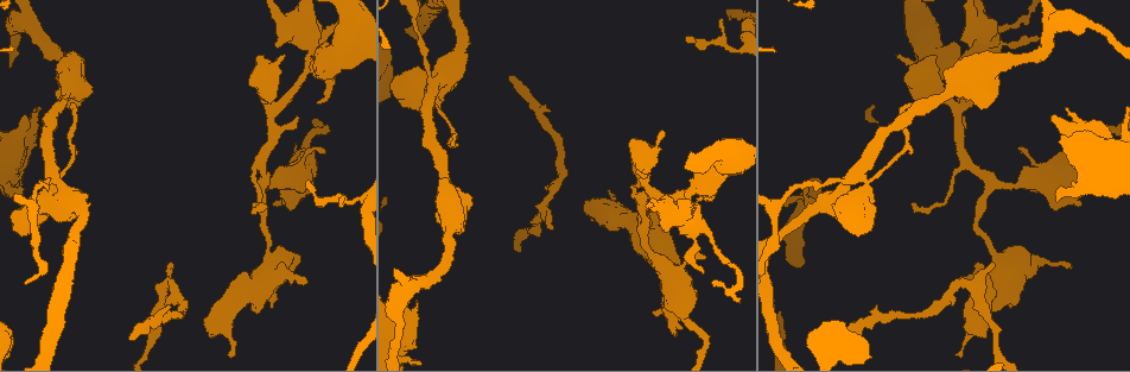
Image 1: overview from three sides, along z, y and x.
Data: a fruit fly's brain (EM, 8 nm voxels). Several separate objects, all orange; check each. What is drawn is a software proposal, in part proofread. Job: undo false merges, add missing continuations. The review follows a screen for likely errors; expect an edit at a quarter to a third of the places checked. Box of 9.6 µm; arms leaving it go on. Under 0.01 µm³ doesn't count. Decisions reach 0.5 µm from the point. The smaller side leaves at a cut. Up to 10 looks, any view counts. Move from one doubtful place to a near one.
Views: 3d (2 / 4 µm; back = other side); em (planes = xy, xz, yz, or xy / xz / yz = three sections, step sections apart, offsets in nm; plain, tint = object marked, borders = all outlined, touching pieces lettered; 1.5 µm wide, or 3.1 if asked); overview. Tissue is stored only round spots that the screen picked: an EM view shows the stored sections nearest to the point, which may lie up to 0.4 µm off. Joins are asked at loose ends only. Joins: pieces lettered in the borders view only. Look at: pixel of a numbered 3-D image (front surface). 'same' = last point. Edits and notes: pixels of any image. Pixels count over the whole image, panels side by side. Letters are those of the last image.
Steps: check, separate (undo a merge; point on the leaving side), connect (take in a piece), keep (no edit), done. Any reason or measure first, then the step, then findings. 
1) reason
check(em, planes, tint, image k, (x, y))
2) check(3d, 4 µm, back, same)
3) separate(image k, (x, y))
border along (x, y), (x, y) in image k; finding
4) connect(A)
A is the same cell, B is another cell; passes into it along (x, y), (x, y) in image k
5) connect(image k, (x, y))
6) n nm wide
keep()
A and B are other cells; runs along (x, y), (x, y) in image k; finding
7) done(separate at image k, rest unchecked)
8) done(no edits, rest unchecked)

branch stops here
check(em, yz, step 8, tint, image 1, (128, 339))

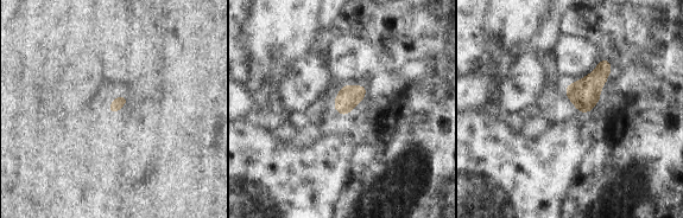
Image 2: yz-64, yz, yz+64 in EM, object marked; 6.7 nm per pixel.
check(em, yz, step 8, borders, same)

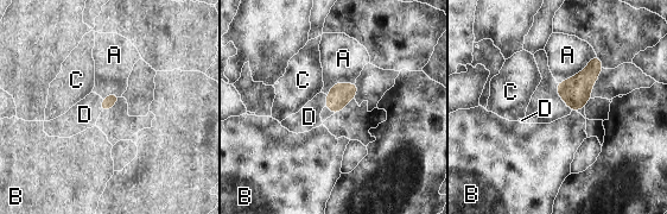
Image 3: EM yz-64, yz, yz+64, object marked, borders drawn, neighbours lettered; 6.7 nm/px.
A touches over 320 nm
connect(D)
D is the same cell, A, B and C are other cells; the neuron continues

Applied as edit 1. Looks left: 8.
calibre changes
check(3d, 2 µm, image 1, (812, 212))

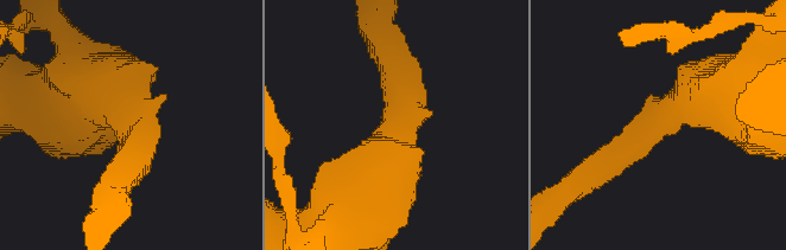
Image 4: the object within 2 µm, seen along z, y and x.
check(em, planes, borders, image 4, (397, 120))

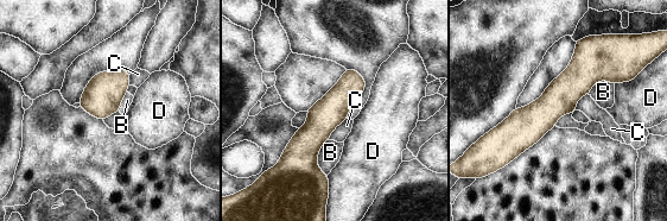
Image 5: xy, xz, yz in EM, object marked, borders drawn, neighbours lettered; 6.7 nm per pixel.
220 nm wide
keep()
B, C and D are other cells; continuous, no second neuron

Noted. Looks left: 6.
closes a loop
check(3d, 4 µm, image 1, (860, 171))

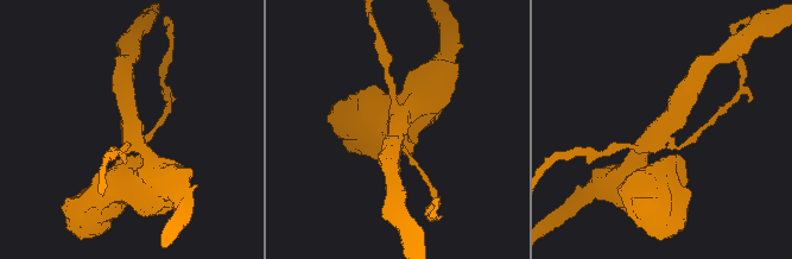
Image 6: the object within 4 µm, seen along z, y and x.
check(em, xz, step 4, tint, image 6, (662, 130))

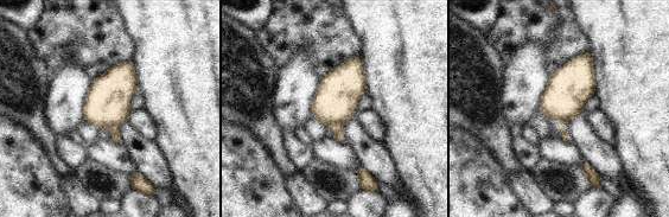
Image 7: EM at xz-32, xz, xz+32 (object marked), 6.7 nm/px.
check(em, planes, borders, same)

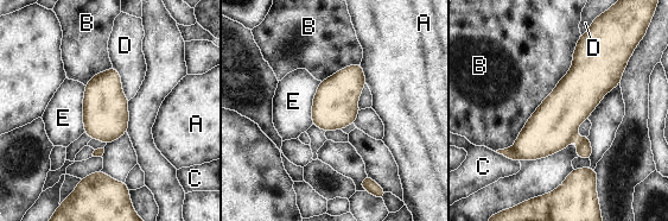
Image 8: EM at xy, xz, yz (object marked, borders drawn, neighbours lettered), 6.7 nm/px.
300 nm wide
separate(image 8, (509, 153))
A, B, C, D and E are other cells; border along (511, 149), (520, 159) in image 8; a second neuron is stuck on

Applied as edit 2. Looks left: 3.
check(overview)

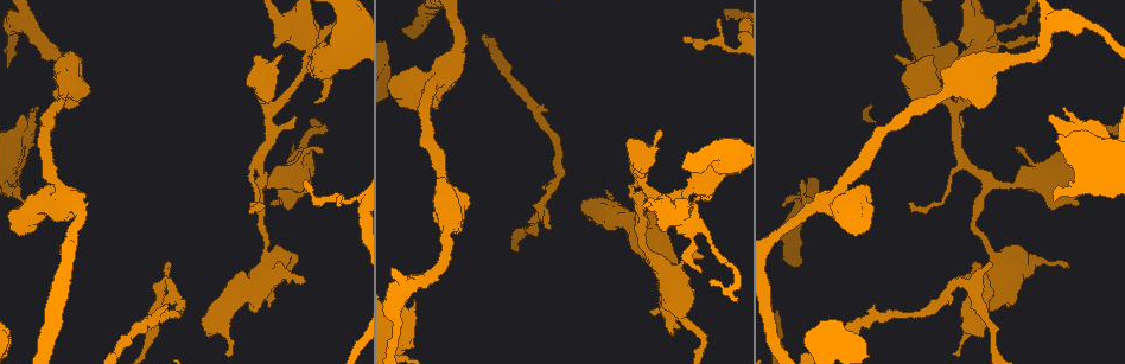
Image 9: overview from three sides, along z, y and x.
thin end
check(em, planes, borders, image 9, (800, 183))

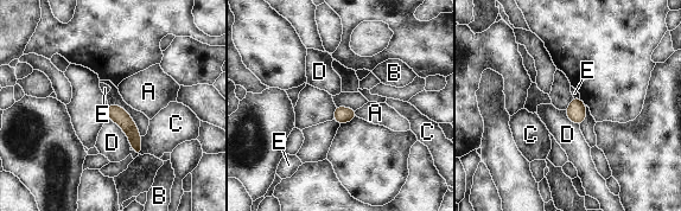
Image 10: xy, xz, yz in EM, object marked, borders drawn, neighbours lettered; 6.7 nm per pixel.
keep()
A, B, C, D and E are other cells; border along (108, 117), (125, 133), (131, 146) in image 10; none of them fits

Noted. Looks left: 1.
done(connect at image 3, separate at image 8, rest unchecked)

